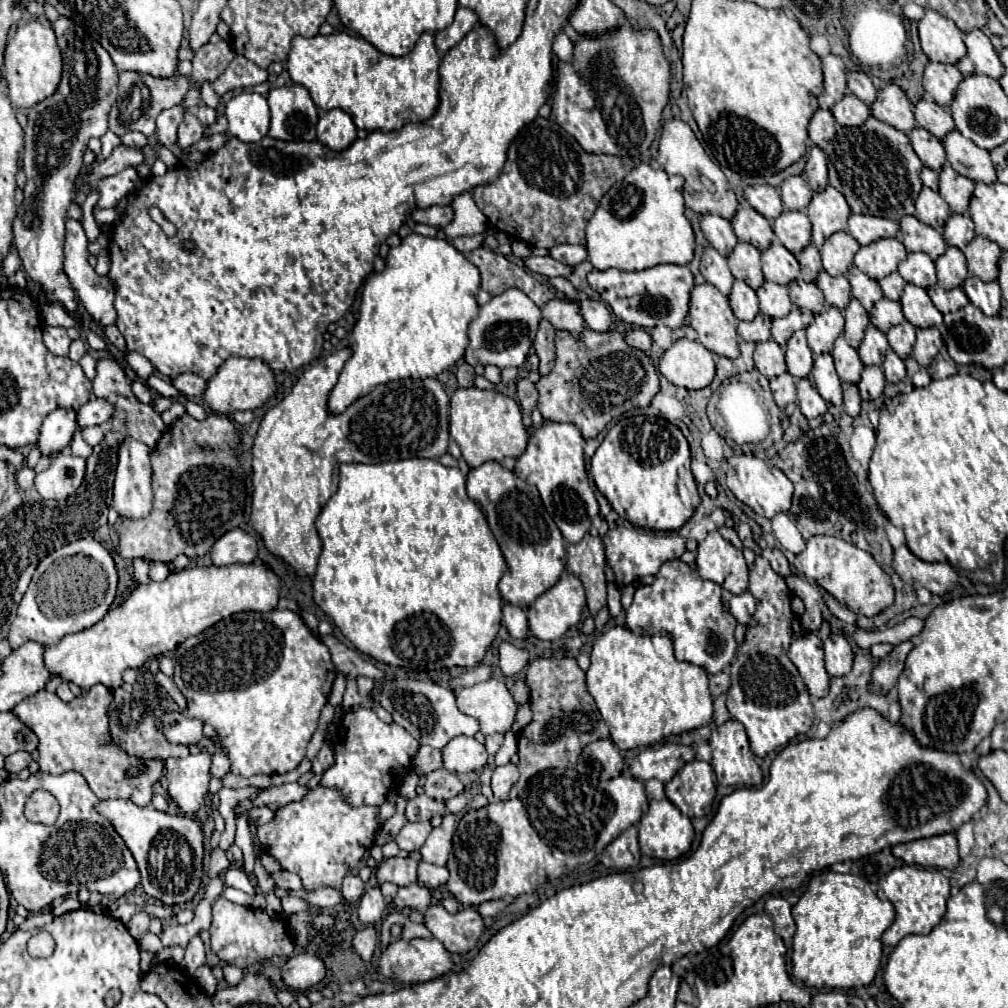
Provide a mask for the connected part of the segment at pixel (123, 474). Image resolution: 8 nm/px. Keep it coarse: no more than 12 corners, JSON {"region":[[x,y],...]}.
{"region":[[119,445],[113,503],[121,517],[151,511],[151,449]]}

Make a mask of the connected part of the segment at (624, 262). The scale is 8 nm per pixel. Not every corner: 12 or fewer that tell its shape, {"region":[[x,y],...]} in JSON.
{"region":[[637,165],[587,223],[599,271],[687,265],[683,179]]}

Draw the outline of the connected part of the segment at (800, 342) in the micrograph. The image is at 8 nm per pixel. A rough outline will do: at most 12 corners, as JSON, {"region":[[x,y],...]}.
{"region":[[803,329],[785,347],[787,371],[797,379],[811,373],[813,357]]}

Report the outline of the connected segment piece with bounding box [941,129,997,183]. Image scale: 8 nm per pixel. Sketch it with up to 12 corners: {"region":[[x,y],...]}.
{"region":[[949,131],[941,145],[963,177],[995,183],[989,151]]}

